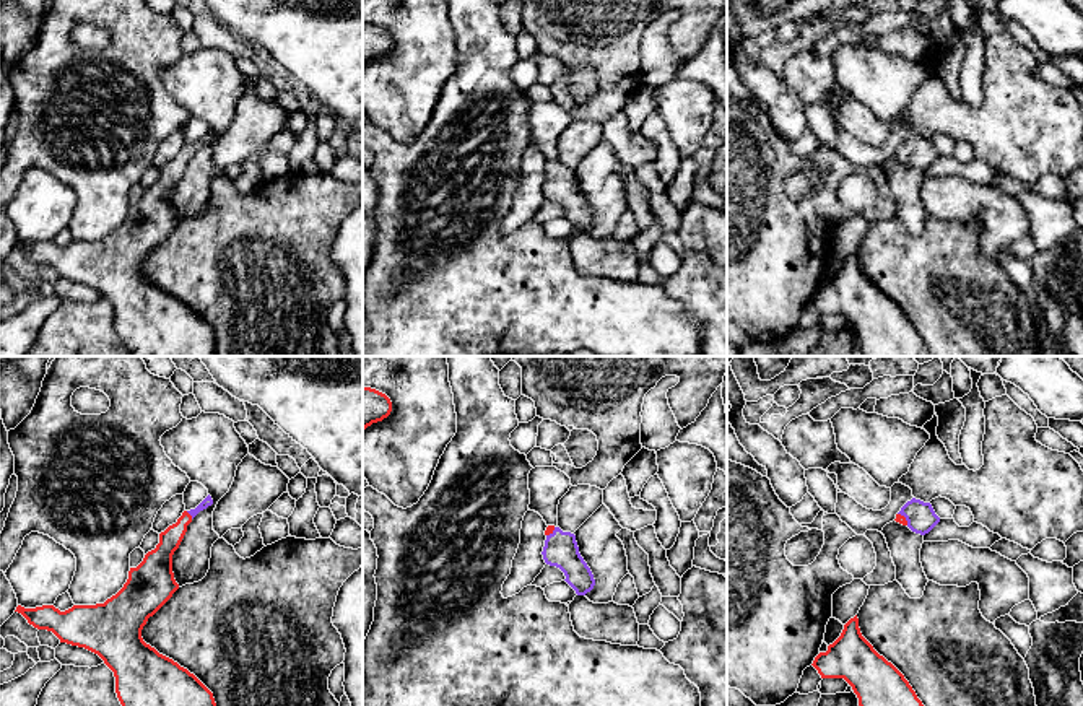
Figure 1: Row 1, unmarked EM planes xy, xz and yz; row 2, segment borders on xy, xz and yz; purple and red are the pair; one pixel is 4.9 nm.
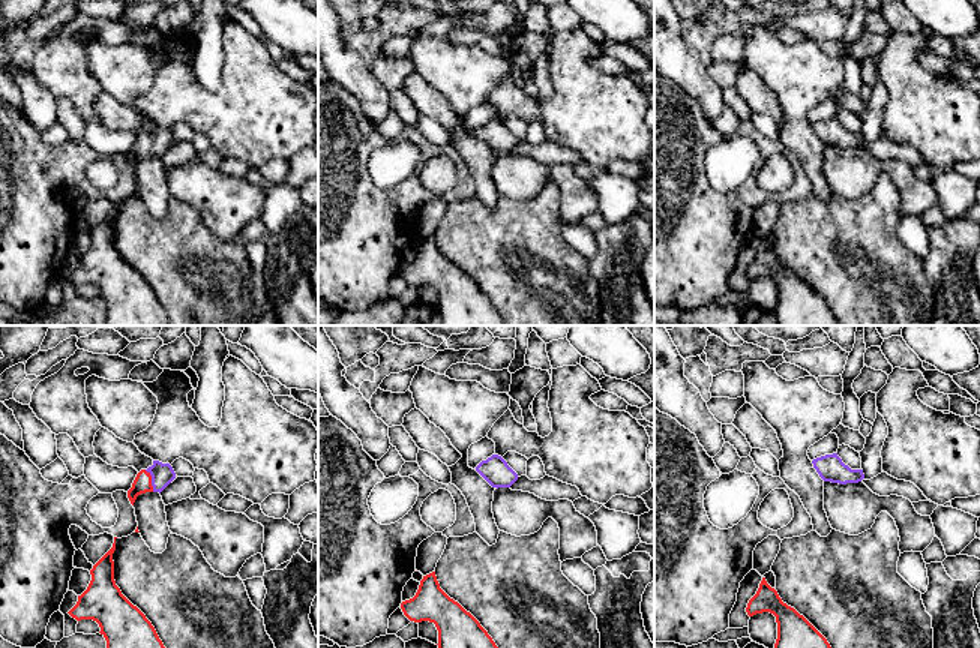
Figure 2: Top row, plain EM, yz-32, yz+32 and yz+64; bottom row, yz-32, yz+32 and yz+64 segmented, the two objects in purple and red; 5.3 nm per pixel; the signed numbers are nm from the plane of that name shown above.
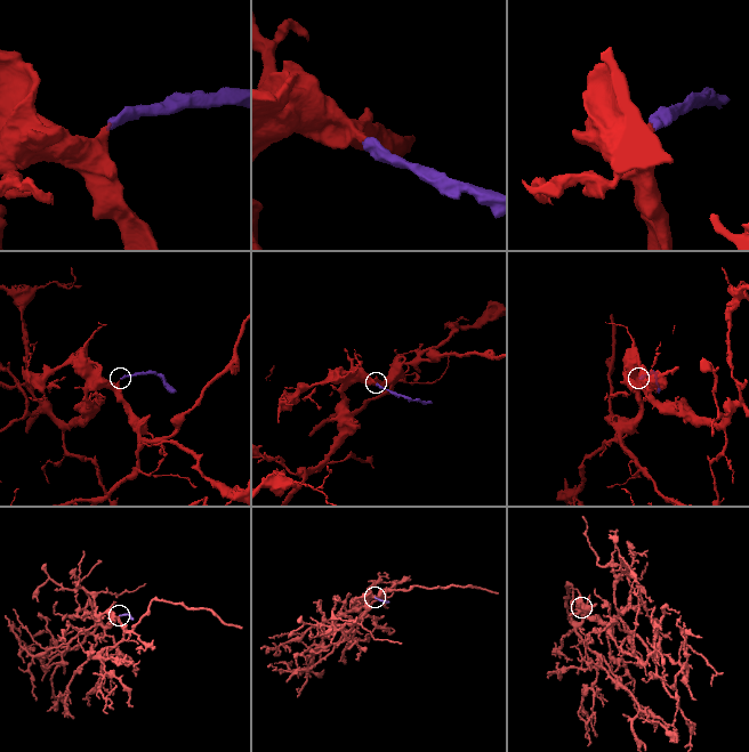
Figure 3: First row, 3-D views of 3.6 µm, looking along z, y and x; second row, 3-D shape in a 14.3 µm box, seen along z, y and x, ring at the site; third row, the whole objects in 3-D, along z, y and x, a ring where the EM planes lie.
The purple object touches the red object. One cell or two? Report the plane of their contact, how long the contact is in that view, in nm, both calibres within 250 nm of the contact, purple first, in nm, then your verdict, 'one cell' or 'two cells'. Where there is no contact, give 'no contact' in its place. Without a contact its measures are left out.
xy | 50 nm | 50/110 nm | one cell

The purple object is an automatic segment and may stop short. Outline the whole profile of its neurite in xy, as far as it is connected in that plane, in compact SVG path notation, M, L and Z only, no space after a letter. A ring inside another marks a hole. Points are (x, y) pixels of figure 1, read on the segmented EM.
M208 495L195 509L184 511L176 524L159 534L159 543L137 568L130 568L124 587L96 605L73 605L60 612L54 605L16 607L29 625L52 631L60 643L98 654L114 672L122 706L216 706L213 693L187 669L159 654L141 638L141 630L179 589L172 555L187 525L213 504Z

